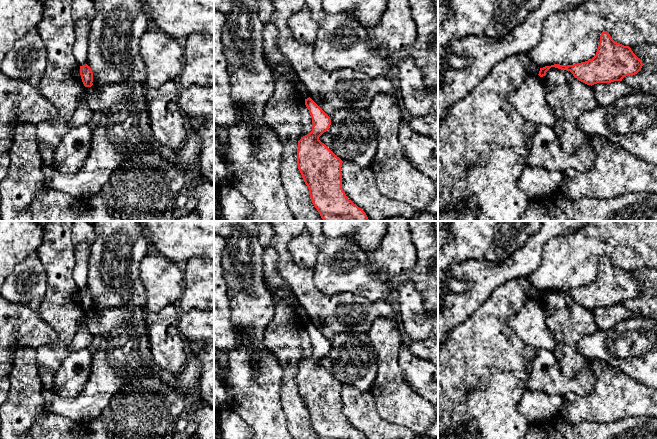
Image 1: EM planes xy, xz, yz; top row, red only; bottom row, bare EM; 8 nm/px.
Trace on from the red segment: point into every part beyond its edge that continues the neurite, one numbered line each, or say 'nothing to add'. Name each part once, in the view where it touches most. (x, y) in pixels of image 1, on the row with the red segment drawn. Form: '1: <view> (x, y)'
nothing to add

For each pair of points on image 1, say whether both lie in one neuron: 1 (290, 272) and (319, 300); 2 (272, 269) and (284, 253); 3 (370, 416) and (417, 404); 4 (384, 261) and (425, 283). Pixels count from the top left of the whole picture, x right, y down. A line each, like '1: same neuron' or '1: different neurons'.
1: same neuron
2: different neurons
3: different neurons
4: different neurons

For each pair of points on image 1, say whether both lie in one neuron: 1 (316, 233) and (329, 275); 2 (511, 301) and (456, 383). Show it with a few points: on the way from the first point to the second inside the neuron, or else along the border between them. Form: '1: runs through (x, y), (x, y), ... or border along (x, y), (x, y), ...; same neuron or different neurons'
1: runs through (323, 243), (327, 247), (327, 265); same neuron
2: runs through (491, 321), (485, 333), (483, 355), (476, 363); same neuron

